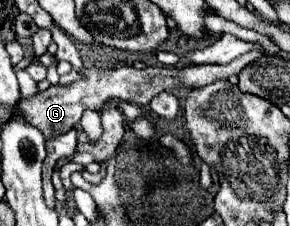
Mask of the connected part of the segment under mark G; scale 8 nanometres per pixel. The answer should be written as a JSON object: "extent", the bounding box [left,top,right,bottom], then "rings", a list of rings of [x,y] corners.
{"extent":[17,52,259,140],"rings":[[[249,52],[243,54],[239,58],[235,58],[229,64],[223,66],[191,66],[185,68],[183,72],[171,70],[171,68],[145,68],[145,70],[137,70],[133,66],[119,66],[119,68],[101,68],[97,70],[95,66],[85,68],[87,78],[79,78],[77,82],[73,82],[71,86],[51,86],[45,92],[39,92],[37,96],[31,98],[21,98],[17,104],[17,112],[27,120],[27,124],[39,128],[43,132],[43,136],[47,140],[57,138],[61,134],[67,134],[69,130],[73,130],[83,114],[85,108],[97,110],[105,100],[109,98],[119,98],[123,102],[129,104],[137,104],[137,106],[147,106],[151,102],[151,98],[155,98],[159,92],[163,90],[171,90],[175,86],[207,86],[215,80],[227,80],[231,74],[239,74],[243,70],[243,66],[251,64],[253,60],[259,58],[259,52]]]}

